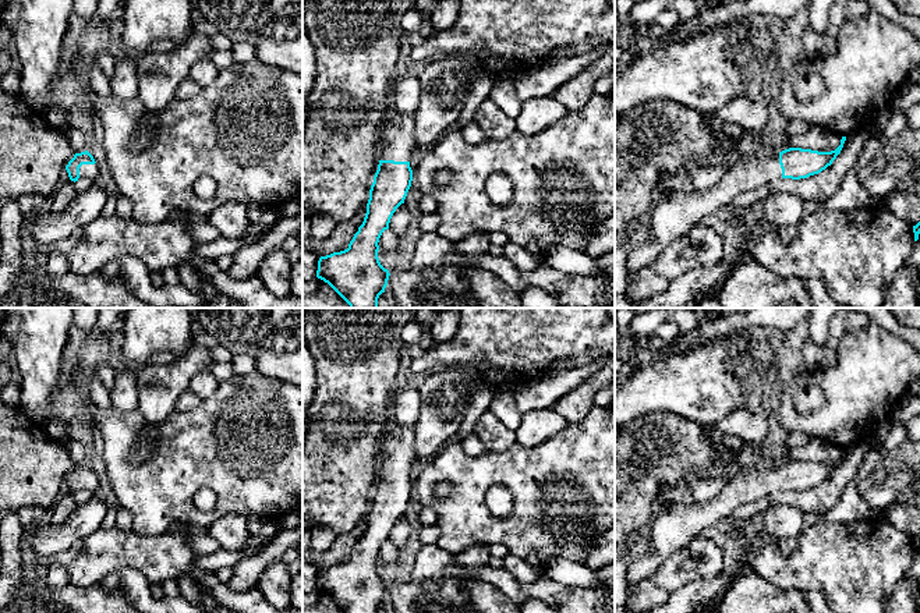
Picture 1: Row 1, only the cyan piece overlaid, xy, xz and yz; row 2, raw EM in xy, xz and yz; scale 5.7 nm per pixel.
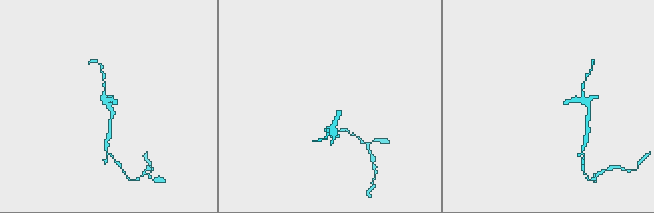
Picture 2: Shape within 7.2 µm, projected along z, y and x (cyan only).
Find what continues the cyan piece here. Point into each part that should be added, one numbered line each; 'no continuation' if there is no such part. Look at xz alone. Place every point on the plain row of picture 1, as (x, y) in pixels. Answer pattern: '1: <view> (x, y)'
1: xz (397, 454)

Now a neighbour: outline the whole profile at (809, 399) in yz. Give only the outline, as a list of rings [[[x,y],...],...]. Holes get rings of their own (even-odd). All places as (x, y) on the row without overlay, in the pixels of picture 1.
[[[818,386],[797,390],[793,400],[796,410],[802,414],[808,414],[822,407],[824,401],[824,393]]]

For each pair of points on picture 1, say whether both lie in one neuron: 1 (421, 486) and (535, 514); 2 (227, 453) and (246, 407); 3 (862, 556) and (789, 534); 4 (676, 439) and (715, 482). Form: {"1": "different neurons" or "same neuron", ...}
{"1": "same neuron", "2": "same neuron", "3": "different neurons", "4": "different neurons"}

